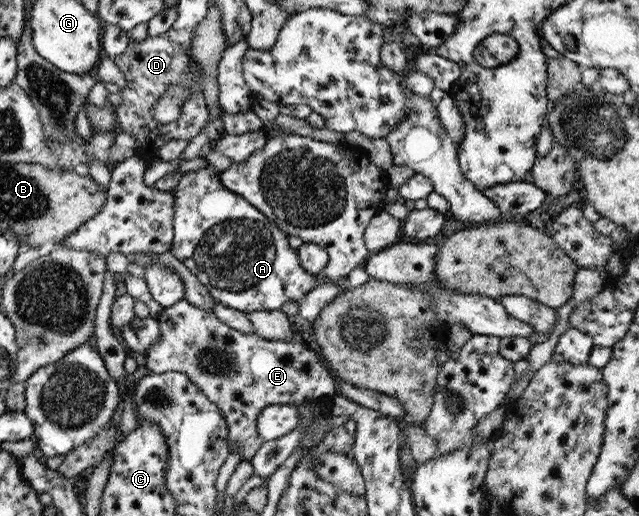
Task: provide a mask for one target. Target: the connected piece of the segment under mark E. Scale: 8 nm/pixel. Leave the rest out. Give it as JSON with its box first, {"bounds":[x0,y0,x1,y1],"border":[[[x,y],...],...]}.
{"bounds":[142,299,336,459],"border":[[[186,299],[165,307],[158,317],[161,335],[143,354],[142,362],[151,374],[176,371],[188,375],[209,401],[223,412],[228,425],[228,441],[231,447],[238,447],[242,459],[252,459],[263,445],[256,423],[257,416],[264,407],[271,404],[299,405],[302,401],[324,397],[329,399],[336,394],[334,378],[321,355],[311,350],[299,337],[293,341],[267,340],[257,334],[243,334],[225,322],[212,311],[195,307]]]}

